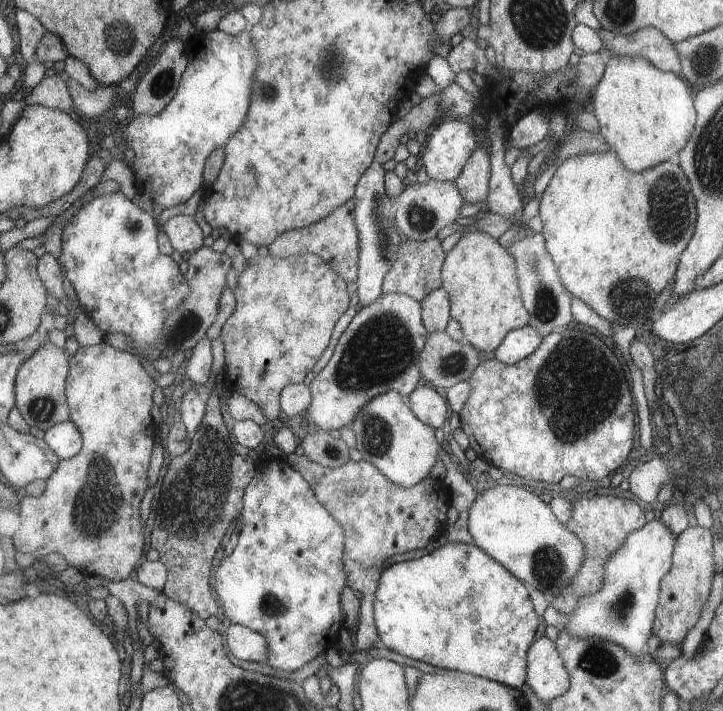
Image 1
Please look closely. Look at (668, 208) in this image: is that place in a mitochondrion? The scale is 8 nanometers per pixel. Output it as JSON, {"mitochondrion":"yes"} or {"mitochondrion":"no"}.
{"mitochondrion":"yes"}

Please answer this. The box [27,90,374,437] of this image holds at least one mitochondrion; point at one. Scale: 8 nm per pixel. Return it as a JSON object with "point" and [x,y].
{"point":[185,325]}

